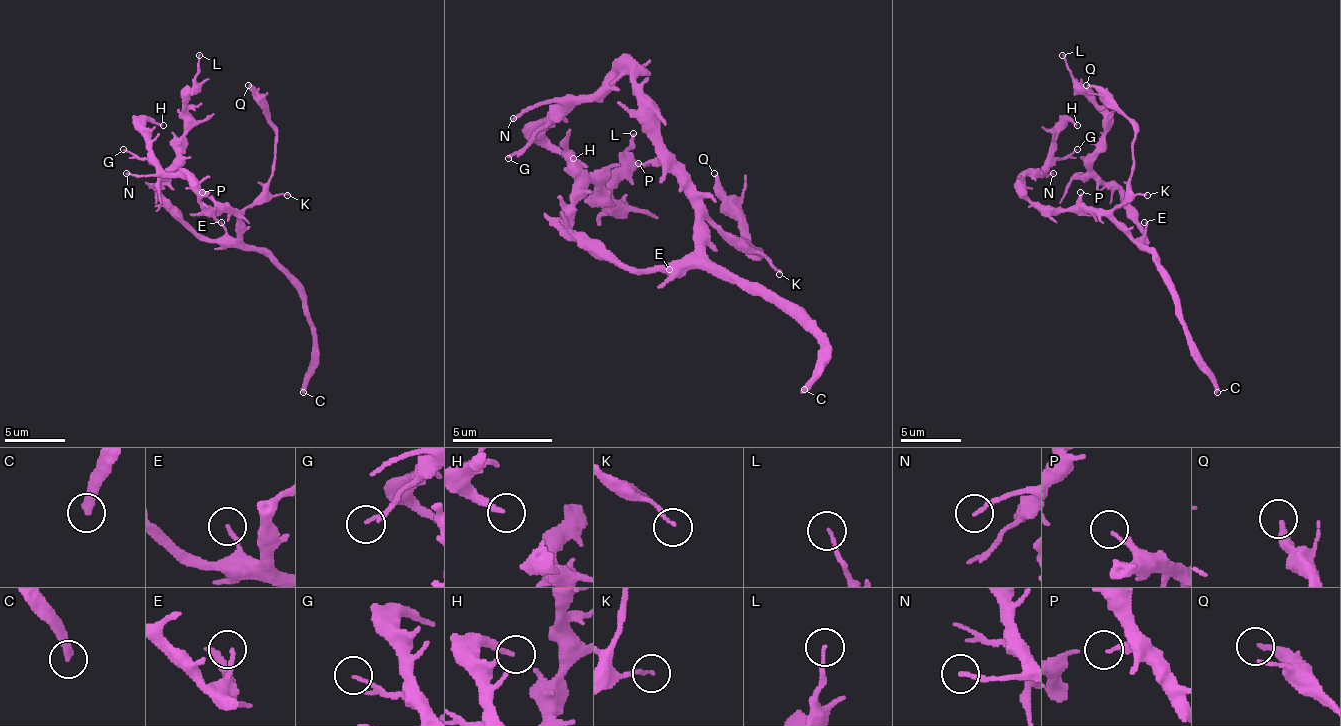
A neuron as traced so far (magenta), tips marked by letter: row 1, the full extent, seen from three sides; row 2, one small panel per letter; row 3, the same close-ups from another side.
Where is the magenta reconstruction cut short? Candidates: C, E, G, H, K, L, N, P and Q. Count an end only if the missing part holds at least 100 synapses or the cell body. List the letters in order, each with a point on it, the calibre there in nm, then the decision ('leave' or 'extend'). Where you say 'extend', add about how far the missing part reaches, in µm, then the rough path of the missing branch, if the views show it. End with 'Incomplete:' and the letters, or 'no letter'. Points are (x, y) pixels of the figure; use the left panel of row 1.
C: place (303, 392); calibre 320 nm; extend; missing 250 µm
E: place (221, 222); calibre 160 nm; leave
G: place (123, 149); calibre 110 nm; leave
H: place (163, 125); calibre 180 nm; leave
K: place (287, 195); calibre 130 nm; leave
L: place (199, 55); calibre 100 nm; leave
N: place (126, 173); calibre 160 nm; leave
P: place (202, 192); calibre 140 nm; leave
Q: place (248, 85); calibre 260 nm; leave
Incomplete: C

